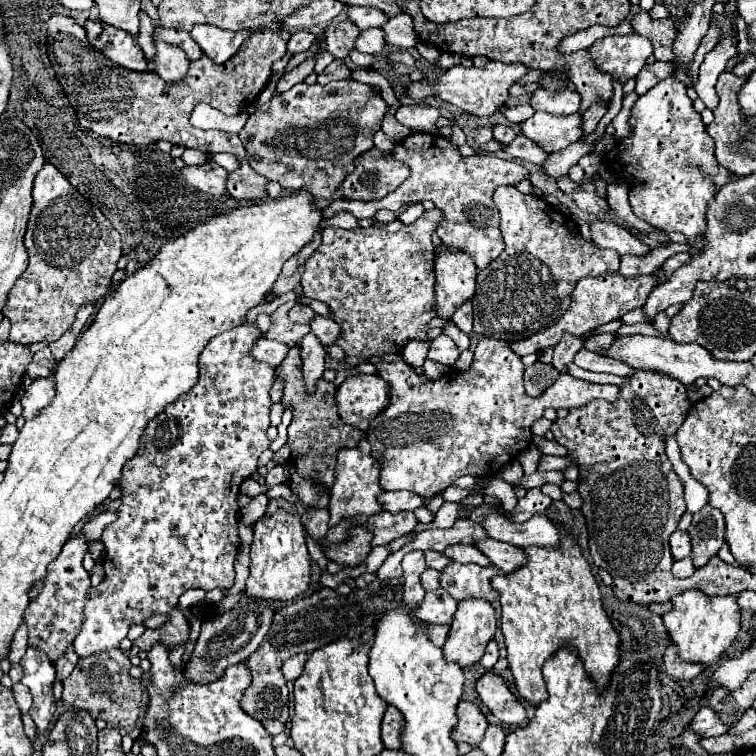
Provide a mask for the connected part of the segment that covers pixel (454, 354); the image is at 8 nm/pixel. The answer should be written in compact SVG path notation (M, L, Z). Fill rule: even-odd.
M439 335L439 337L435 337L435 339L429 343L429 353L427 353L427 357L429 357L431 361L435 361L435 363L441 363L441 365L445 365L445 367L451 367L451 365L457 361L459 353L461 353L459 347L457 347L449 337Z

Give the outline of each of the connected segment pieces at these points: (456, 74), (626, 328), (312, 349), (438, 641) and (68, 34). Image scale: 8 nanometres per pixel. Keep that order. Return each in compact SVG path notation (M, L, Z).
M489 61L485 67L477 69L477 67L469 67L465 69L463 65L457 65L457 67L451 67L447 69L439 79L437 83L431 83L427 79L423 81L417 81L417 83L411 83L409 85L409 95L415 99L415 101L421 101L423 97L427 95L439 95L441 99L457 105L459 109L471 113L471 115L479 115L479 117L487 117L487 115L493 115L497 113L505 103L507 99L511 97L509 89L519 83L521 77L525 77L529 71L533 71L531 67L523 65L523 63L501 63L501 61Z
M636 323L634 325L623 325L621 329L615 334L615 338L625 335L646 335L654 337L663 337L670 339L669 333L659 333L652 325L647 325L647 323Z
M307 333L303 337L301 357L303 357L305 383L315 387L315 379L321 377L323 371L325 371L325 347L321 345L321 341L313 333Z
M429 625L429 627L423 627L427 631L427 637L437 645L437 647L443 647L445 639L447 639L447 631L449 627L447 625Z
M51 15L47 21L47 55L65 95L73 101L79 121L85 129L99 137L113 139L117 143L149 145L159 139L167 139L175 145L193 145L193 149L219 153L227 151L239 157L241 167L229 173L229 195L235 199L267 199L267 183L247 159L247 151L237 133L203 131L189 123L189 115L197 103L209 103L225 115L237 115L251 105L271 77L271 65L285 55L285 45L291 33L261 29L255 31L241 49L223 65L215 65L209 57L191 63L189 75L181 83L167 85L153 73L135 73L117 67L105 59L95 47L89 45L85 29L67 15Z

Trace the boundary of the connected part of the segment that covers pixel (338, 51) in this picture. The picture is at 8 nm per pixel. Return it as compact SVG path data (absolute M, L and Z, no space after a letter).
M349 19L335 21L325 29L327 51L333 53L337 59L345 59L355 49L355 39L359 35L361 35L359 27Z

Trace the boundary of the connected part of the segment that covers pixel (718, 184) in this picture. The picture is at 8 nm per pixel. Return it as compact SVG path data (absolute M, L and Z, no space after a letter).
M673 77L657 83L645 95L637 99L629 117L631 133L617 141L615 147L603 153L605 165L613 171L615 177L625 179L629 183L629 203L633 213L647 221L653 227L663 229L665 233L677 231L685 237L703 237L705 235L705 211L713 195L735 179L731 171L721 167L715 159L715 143L707 135L701 115L693 109L693 101L687 97L685 87L677 83Z

